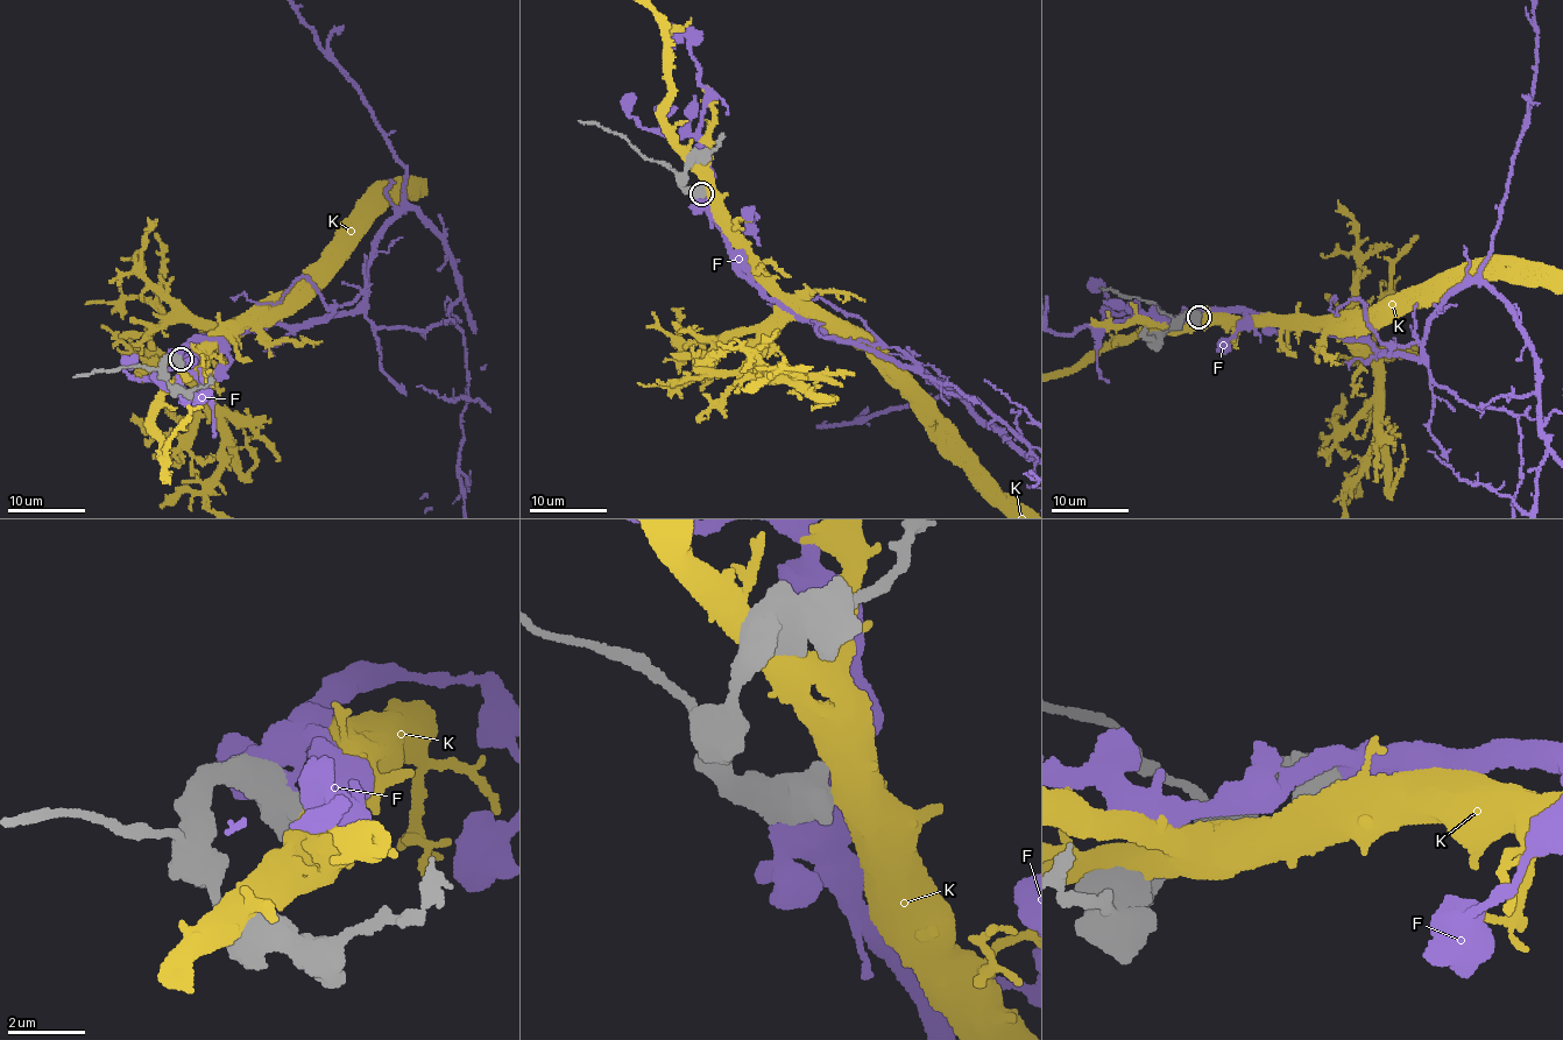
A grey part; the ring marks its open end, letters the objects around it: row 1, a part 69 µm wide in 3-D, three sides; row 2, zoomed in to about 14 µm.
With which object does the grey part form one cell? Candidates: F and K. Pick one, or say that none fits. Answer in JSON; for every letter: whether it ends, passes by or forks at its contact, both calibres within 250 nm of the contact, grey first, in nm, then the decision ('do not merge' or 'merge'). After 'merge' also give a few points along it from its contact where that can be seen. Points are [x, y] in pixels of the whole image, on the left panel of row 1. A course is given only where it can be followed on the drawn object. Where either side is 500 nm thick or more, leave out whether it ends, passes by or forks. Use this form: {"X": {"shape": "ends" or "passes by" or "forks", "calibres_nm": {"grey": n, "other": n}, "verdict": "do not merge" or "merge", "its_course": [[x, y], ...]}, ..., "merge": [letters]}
{"F": {"calibres_nm": {"grey": 800, "other": 600}, "verdict": "merge"}, "K": {"calibres_nm": {"grey": 750, "other": 800}, "verdict": "do not merge"}, "merge": ["F"]}

